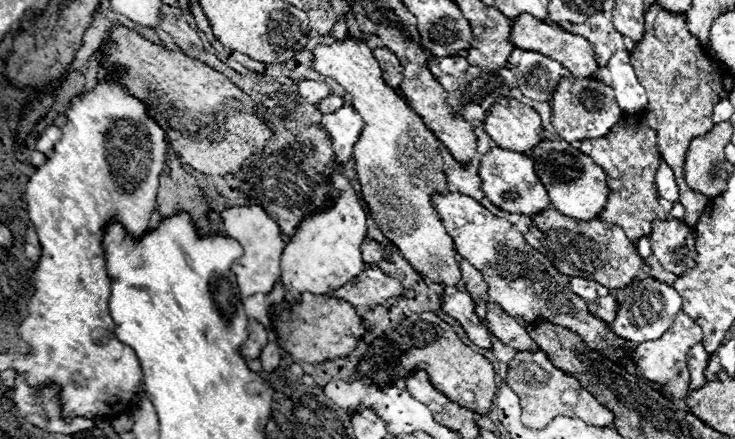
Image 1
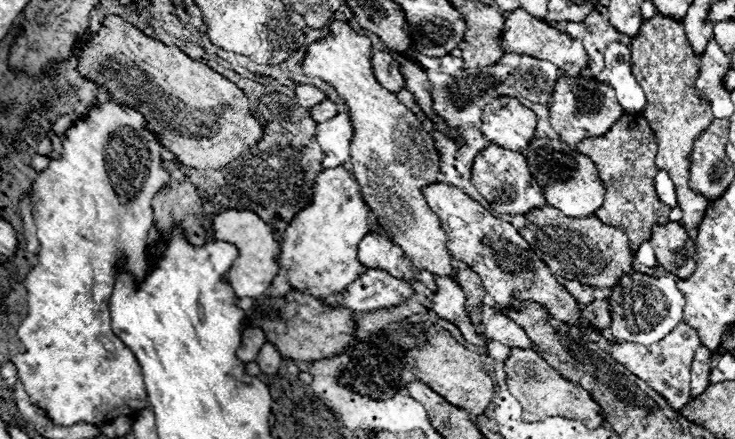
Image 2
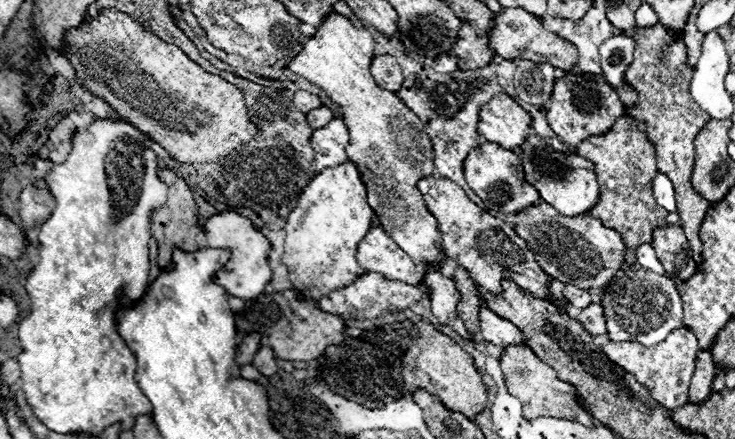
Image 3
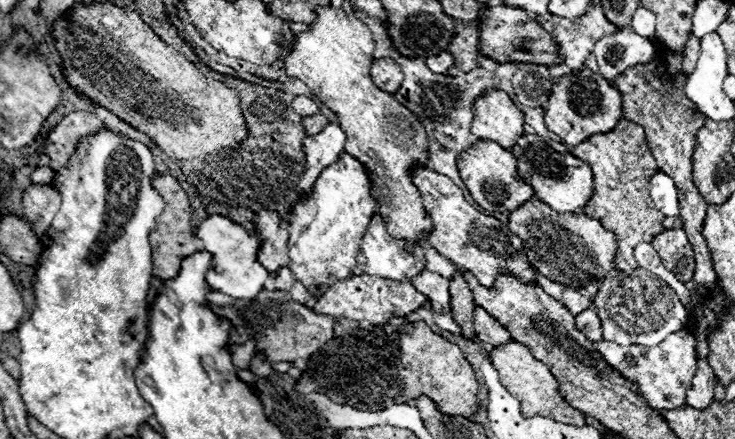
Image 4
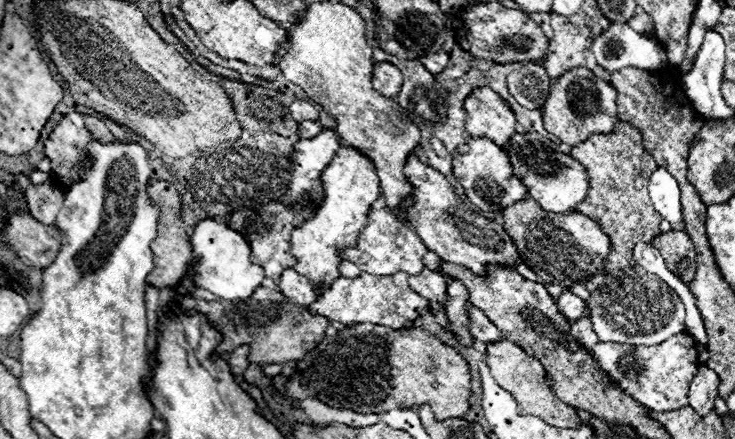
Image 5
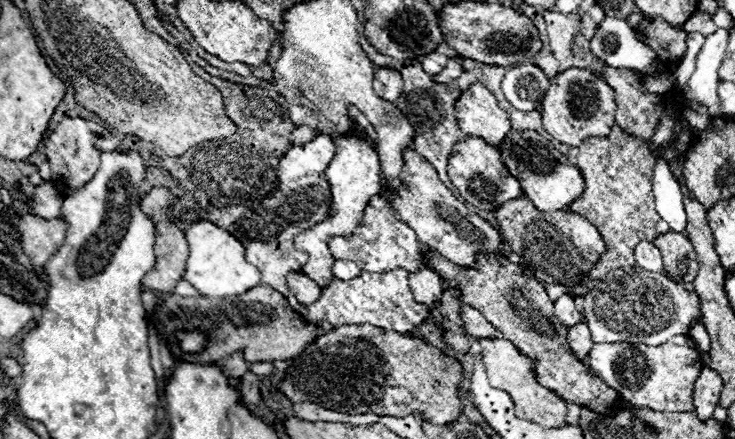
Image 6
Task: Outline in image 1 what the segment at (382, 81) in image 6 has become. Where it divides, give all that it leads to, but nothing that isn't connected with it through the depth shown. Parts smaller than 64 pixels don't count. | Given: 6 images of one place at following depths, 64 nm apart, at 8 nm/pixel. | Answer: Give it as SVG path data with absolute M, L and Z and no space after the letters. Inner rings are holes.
M374 48L374 58L380 62L380 68L382 68L382 76L384 80L392 86L392 88L398 88L400 82L402 82L402 64L400 60L386 48Z

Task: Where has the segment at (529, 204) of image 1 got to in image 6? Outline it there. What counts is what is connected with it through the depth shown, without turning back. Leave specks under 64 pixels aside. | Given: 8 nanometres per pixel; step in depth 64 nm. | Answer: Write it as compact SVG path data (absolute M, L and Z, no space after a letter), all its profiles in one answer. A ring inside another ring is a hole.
M468 136L466 140L462 140L462 144L454 146L454 152L450 154L448 176L450 176L452 184L458 188L460 196L480 210L492 212L498 206L502 206L504 202L514 200L518 196L524 196L518 180L514 180L514 176L510 176L510 172L506 170L506 164L502 160L500 150L482 138Z

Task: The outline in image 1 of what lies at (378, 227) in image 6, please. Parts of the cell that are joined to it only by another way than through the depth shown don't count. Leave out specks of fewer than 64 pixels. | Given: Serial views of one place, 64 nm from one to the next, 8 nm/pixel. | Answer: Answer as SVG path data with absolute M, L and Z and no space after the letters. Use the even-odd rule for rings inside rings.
M366 238L362 244L362 260L370 266L376 266L382 260L382 246L378 242Z

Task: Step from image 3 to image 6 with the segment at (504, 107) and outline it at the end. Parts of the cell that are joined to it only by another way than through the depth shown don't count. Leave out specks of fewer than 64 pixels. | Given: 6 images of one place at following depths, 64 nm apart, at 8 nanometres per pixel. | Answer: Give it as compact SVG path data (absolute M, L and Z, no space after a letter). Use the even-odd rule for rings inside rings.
M474 84L458 100L458 124L462 124L462 132L468 136L484 138L494 146L512 130L508 112L498 106L494 94L482 84Z

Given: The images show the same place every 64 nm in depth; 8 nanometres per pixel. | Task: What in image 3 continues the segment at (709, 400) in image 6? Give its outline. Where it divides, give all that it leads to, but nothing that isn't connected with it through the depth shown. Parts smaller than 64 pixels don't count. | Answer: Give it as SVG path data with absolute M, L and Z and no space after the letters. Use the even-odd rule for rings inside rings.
M700 350L696 356L696 368L692 374L692 384L690 384L690 392L688 398L694 404L700 404L706 400L706 396L712 390L712 380L714 380L714 360L712 360L712 352L710 350Z

